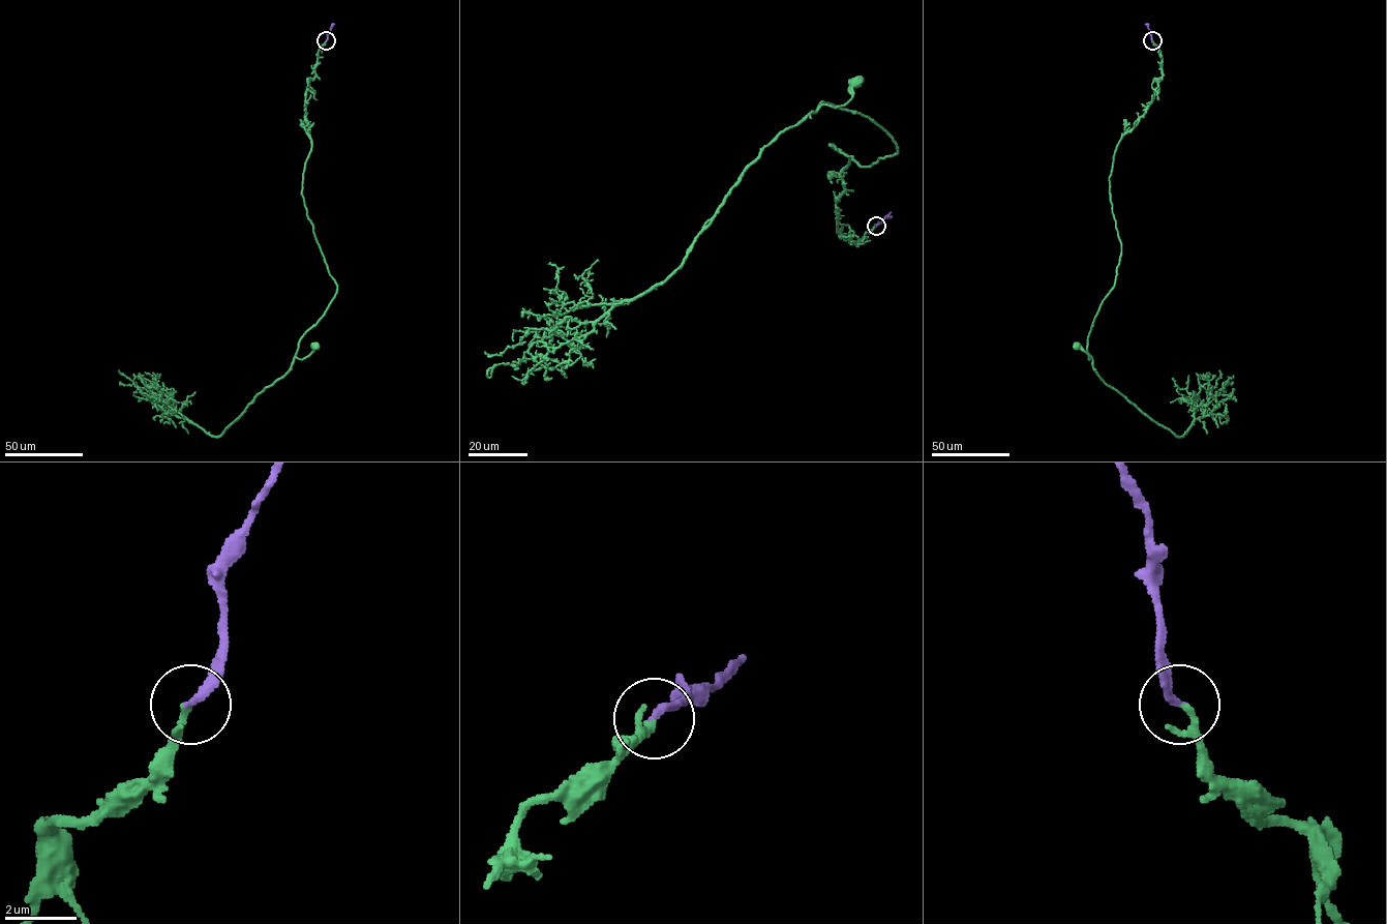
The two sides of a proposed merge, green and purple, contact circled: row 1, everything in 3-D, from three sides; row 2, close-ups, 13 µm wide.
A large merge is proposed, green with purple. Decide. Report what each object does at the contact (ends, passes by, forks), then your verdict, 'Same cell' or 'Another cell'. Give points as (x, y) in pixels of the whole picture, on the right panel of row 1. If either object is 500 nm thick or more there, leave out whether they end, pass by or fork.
At the ring green passes by. At the ring purple ends. Same cell

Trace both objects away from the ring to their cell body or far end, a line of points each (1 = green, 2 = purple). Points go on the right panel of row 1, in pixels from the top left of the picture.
1: (1152, 40), (1158, 89), (1121, 139), (1109, 177), (1121, 243), (1114, 288), (1092, 324), (1089, 358), (1076, 346)
2: (1152, 40), (1145, 24)

